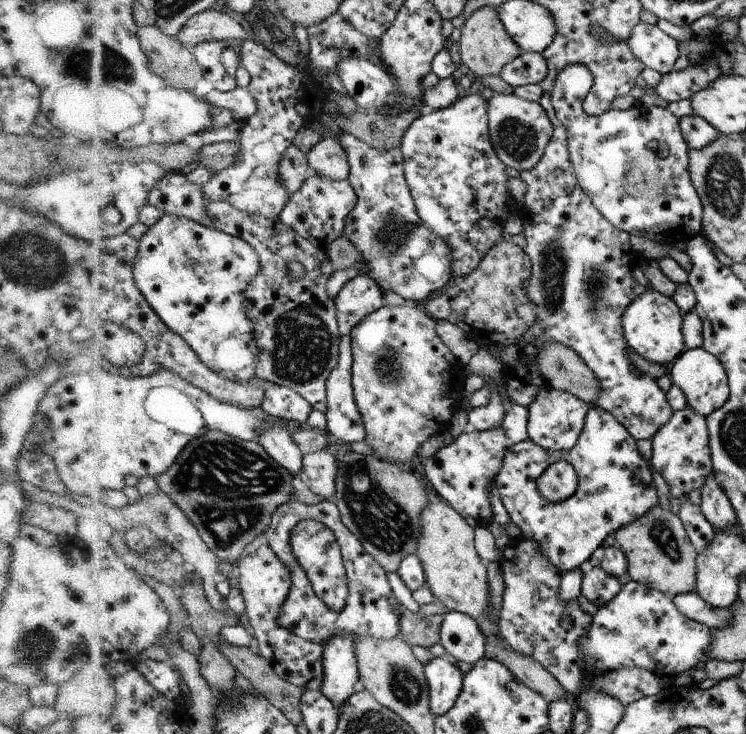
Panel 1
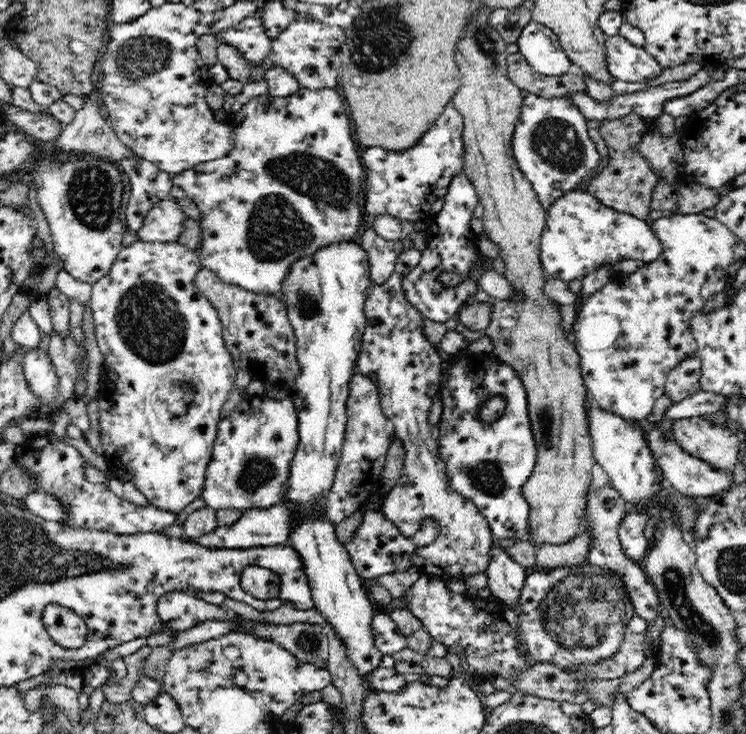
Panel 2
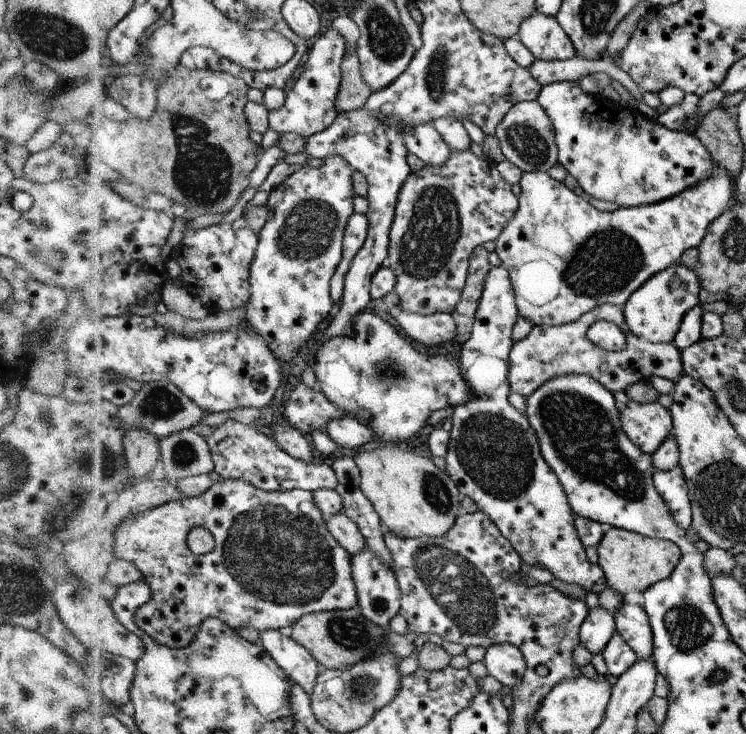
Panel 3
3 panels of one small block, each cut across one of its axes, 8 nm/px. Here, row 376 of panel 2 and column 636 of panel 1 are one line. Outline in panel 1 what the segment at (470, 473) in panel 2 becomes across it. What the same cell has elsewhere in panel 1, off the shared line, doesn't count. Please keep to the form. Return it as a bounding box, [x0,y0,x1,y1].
[494,407,659,574]

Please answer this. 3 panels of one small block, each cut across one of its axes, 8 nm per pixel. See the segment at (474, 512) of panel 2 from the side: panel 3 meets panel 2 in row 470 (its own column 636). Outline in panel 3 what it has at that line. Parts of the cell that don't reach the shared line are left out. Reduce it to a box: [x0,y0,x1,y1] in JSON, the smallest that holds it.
[623,401,672,455]

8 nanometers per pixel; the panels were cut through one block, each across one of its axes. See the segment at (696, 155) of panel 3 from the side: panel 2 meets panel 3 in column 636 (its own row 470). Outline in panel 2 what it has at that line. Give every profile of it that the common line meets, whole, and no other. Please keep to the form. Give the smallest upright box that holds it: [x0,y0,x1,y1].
[88,239,237,514]

